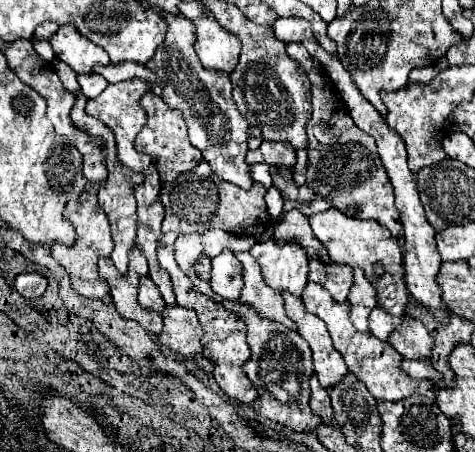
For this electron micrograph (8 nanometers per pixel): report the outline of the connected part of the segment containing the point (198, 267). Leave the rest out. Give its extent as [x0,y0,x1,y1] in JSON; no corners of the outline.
[193,256,211,282]

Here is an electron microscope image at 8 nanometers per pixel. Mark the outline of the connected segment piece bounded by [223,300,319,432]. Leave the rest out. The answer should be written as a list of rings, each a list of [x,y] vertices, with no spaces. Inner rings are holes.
[[[223,300],[223,306],[235,314],[247,326],[247,344],[251,348],[251,360],[245,364],[245,374],[253,382],[259,398],[253,402],[257,414],[283,424],[295,432],[313,432],[319,426],[319,416],[309,410],[309,378],[313,374],[313,358],[309,344],[293,330],[279,326],[279,322],[267,322],[257,314],[251,314],[247,306],[237,300]]]

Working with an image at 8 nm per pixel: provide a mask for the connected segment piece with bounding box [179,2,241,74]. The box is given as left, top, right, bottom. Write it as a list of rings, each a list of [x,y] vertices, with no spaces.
[[[181,2],[179,10],[195,24],[195,52],[203,68],[231,74],[239,60],[241,42],[223,30],[201,2]]]

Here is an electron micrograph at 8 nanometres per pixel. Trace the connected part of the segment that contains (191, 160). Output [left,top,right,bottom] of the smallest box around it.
[135,92,203,182]

